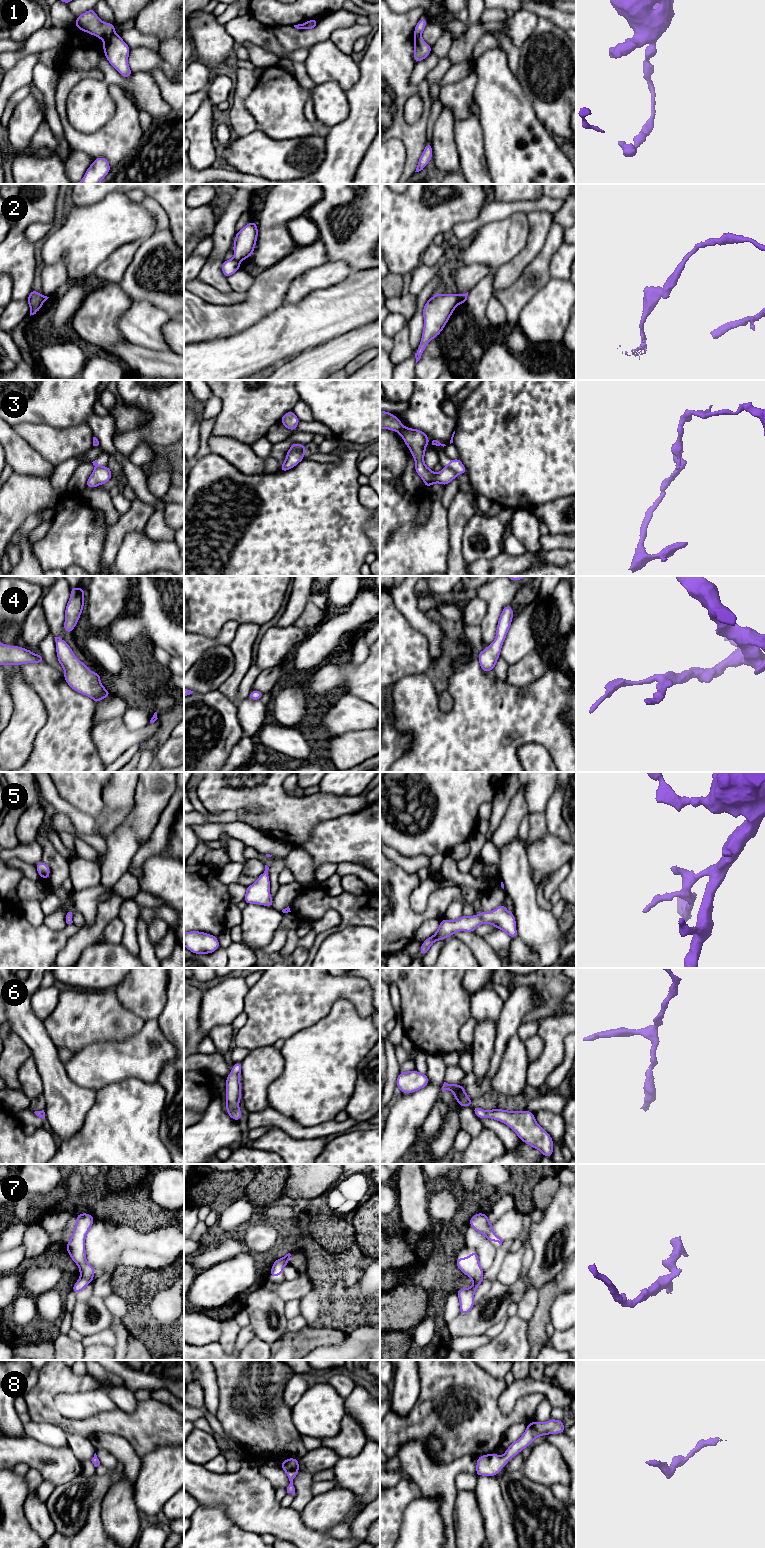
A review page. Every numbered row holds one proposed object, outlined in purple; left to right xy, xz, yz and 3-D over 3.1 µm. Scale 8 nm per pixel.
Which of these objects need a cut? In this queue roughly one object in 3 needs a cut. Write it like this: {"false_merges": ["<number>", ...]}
{"false_merges": ["1", "2", "3", "7"]}

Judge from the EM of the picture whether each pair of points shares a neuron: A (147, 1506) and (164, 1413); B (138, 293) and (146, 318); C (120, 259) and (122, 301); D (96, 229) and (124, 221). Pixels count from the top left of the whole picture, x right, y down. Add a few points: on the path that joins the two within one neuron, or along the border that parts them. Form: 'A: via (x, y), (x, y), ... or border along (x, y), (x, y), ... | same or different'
A: border along (173, 1445), (158, 1445), (141, 1458) | different
B: border along (131, 299), (147, 300), (162, 309) | different
C: border along (106, 281), (118, 284) | different
D: via (103, 227), (113, 221), (117, 221) | same

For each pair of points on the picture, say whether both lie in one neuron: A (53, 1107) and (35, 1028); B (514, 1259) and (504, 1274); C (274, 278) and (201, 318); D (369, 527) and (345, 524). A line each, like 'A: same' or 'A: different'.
A: same
B: same
C: same
D: different

